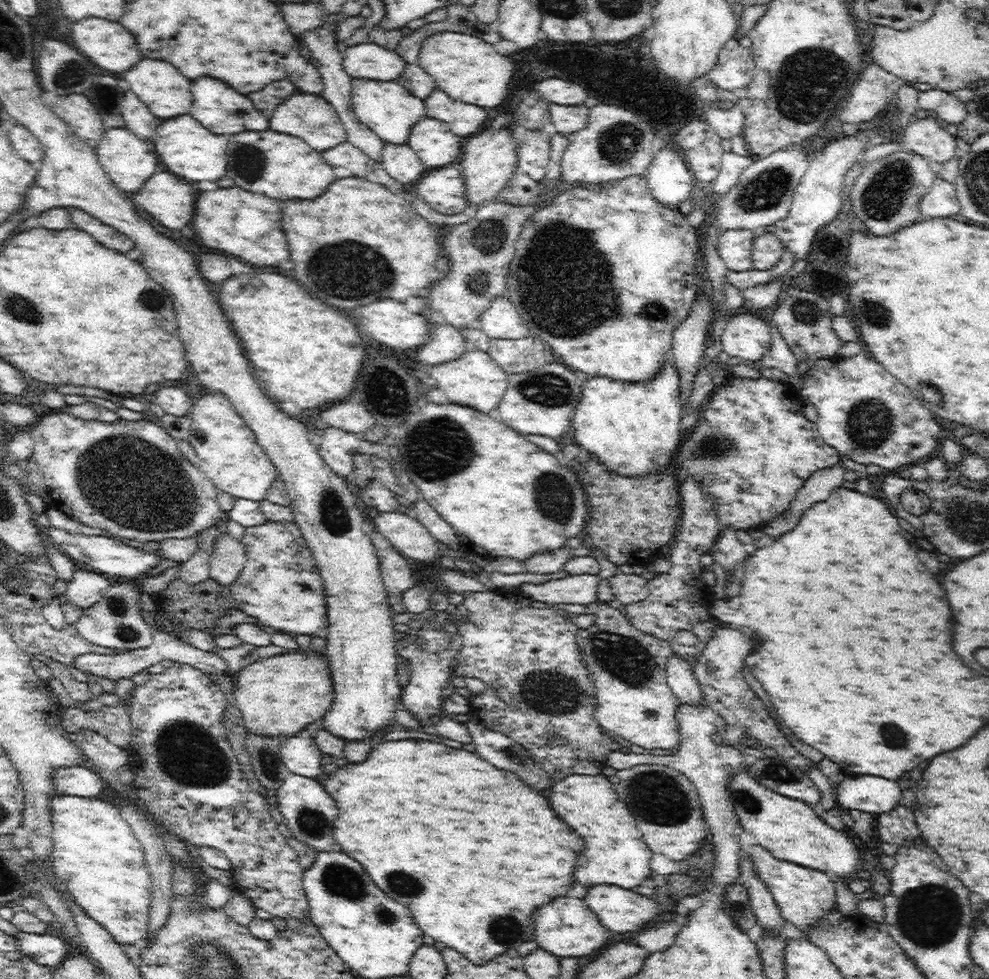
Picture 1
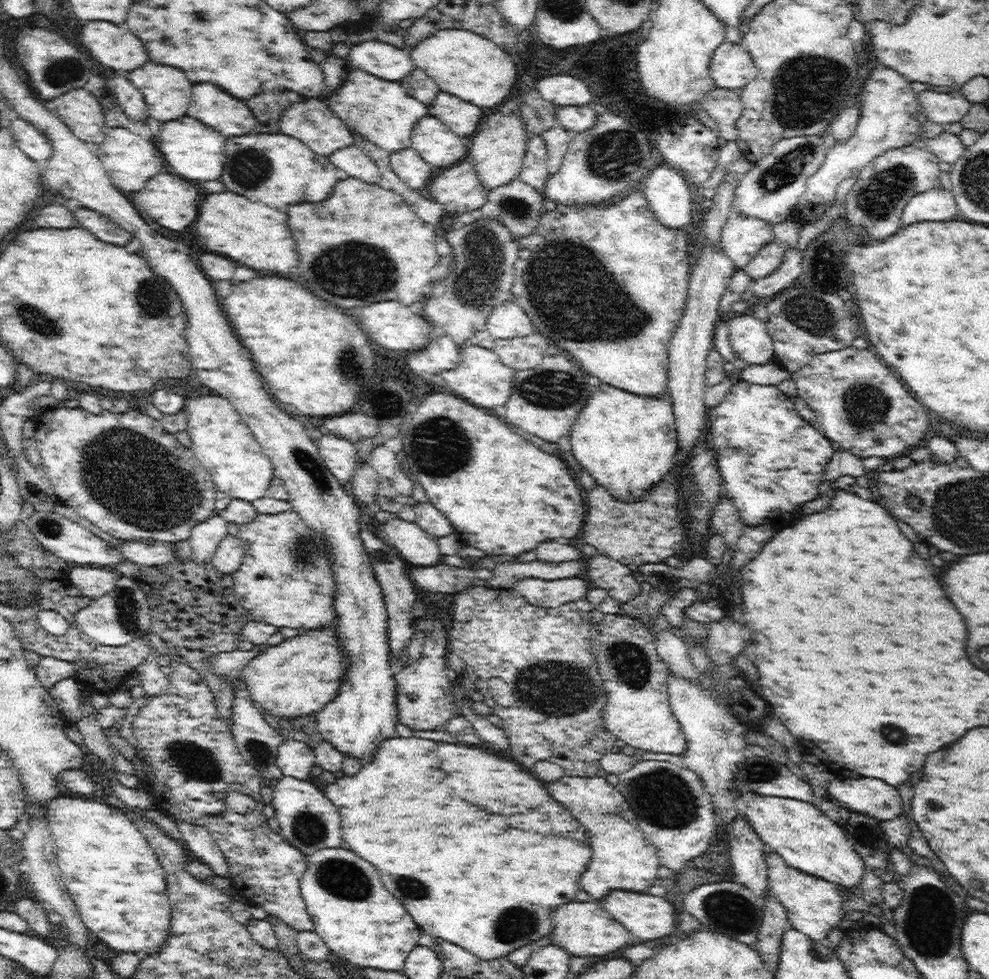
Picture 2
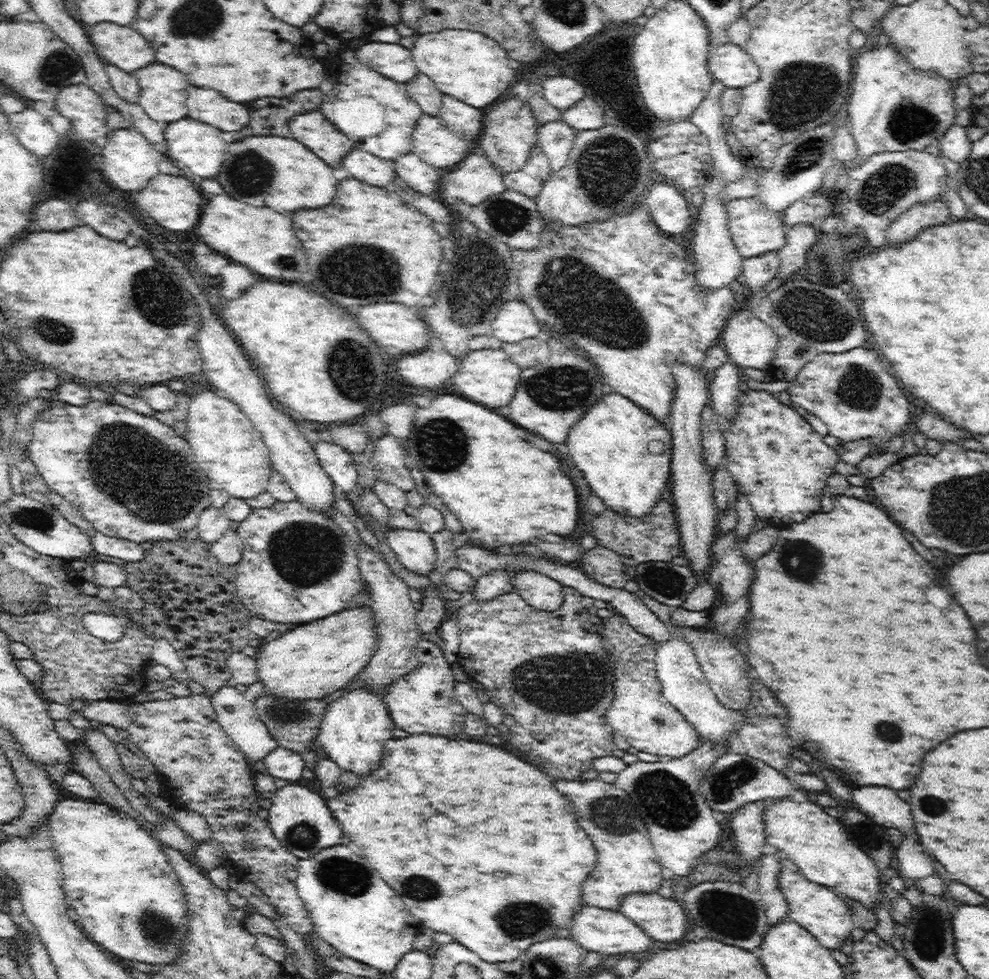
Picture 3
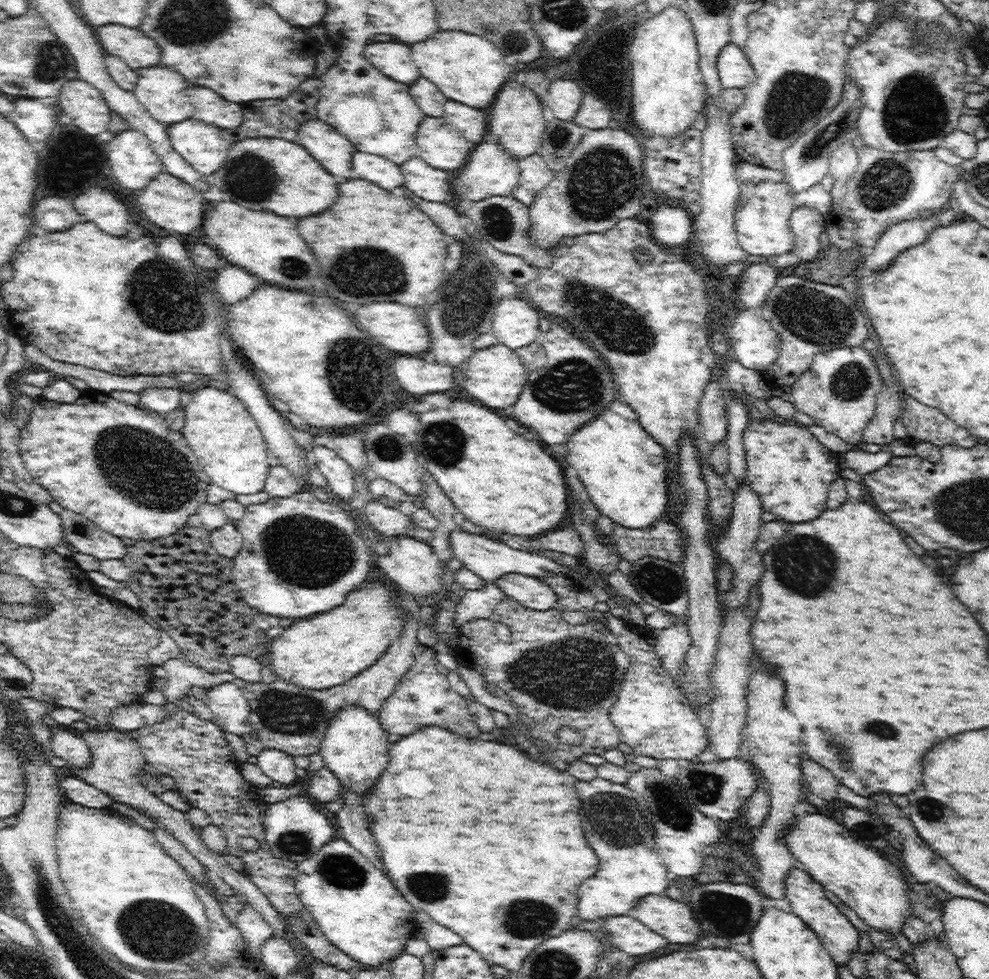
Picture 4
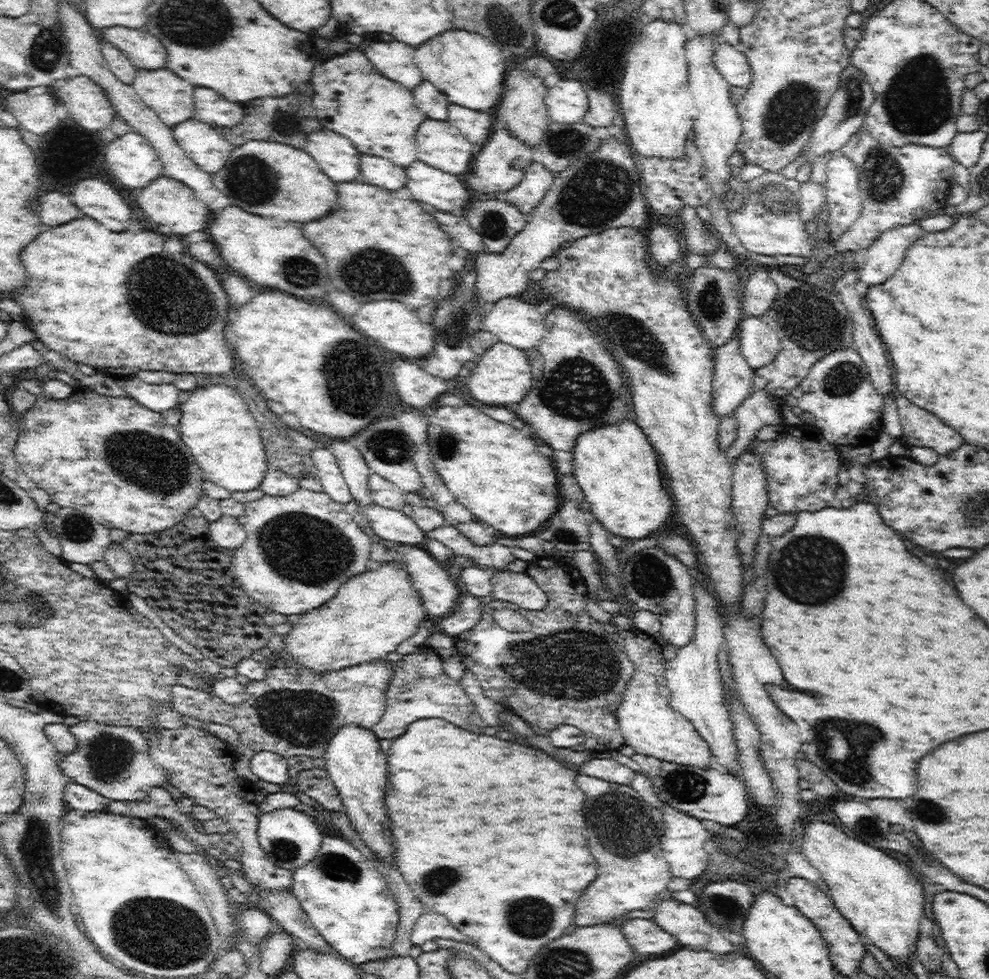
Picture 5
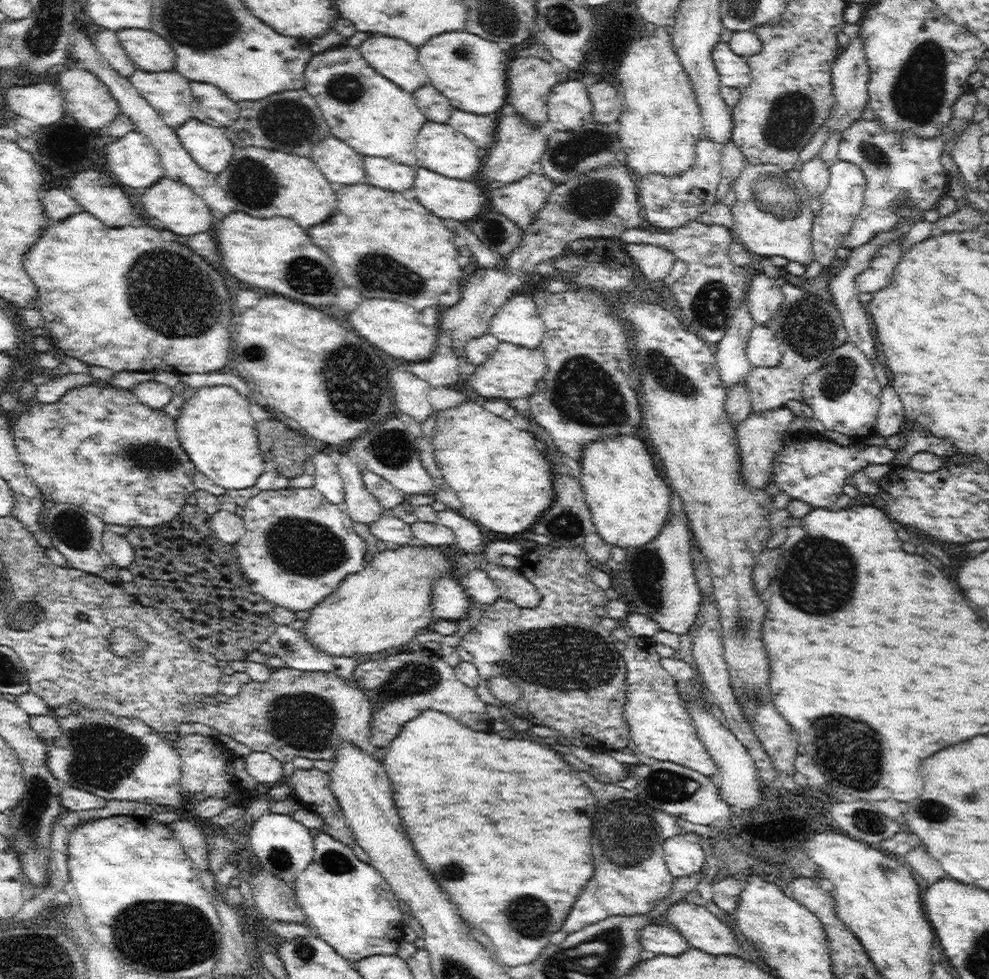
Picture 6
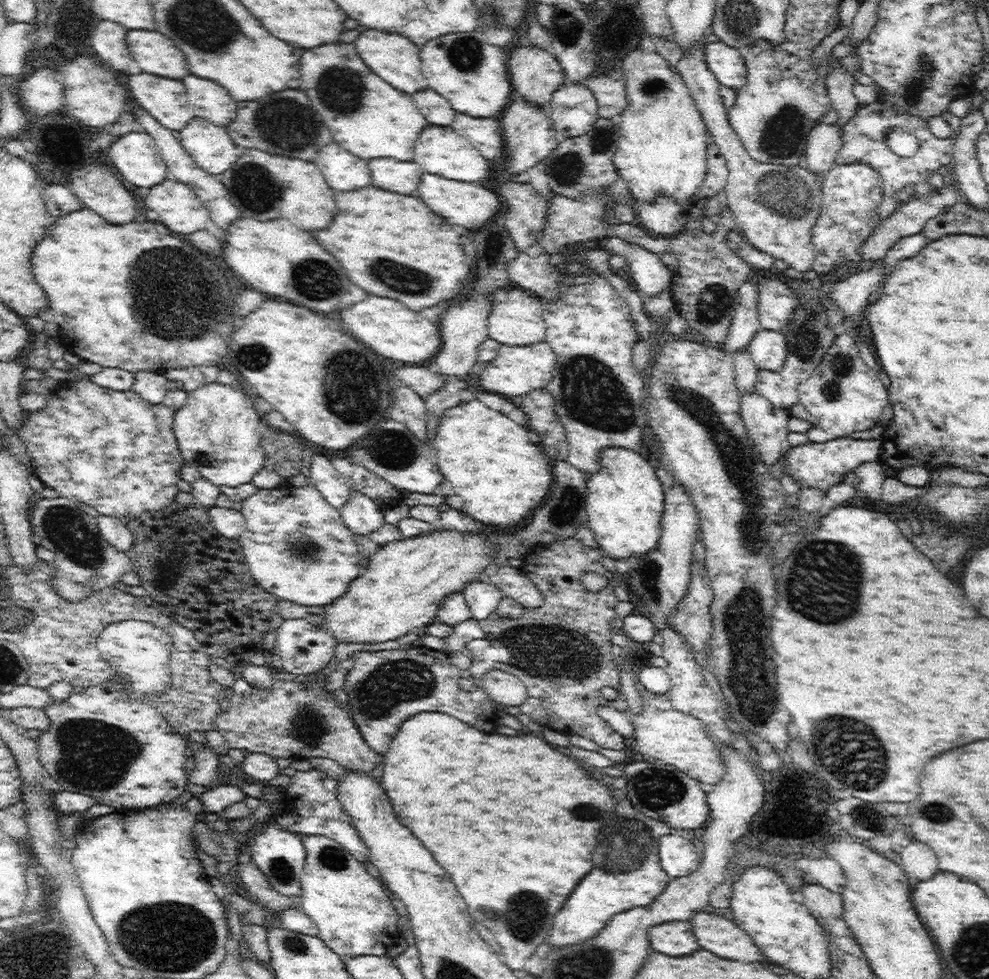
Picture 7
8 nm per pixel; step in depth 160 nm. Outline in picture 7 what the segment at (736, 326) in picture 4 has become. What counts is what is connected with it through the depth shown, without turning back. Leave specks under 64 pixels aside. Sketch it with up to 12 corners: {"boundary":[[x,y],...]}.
{"boundary":[[760,329],[747,346],[756,368],[779,371],[786,337]]}

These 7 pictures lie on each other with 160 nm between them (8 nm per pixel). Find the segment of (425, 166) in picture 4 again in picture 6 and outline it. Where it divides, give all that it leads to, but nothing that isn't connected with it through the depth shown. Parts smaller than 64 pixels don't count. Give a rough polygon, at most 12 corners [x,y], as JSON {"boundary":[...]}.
{"boundary":[[418,166],[418,202],[440,218],[474,220],[486,207],[470,180]]}

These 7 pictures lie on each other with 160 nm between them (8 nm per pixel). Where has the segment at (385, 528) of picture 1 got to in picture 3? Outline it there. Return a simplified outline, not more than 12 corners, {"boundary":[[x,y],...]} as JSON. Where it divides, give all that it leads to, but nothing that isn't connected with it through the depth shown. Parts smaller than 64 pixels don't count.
{"boundary":[[388,528],[385,537],[404,568],[434,570],[427,532]]}

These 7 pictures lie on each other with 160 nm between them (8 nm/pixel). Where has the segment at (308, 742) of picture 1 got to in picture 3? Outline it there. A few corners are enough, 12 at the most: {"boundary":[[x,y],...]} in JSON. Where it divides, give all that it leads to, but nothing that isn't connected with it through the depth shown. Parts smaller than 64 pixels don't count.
{"boundary":[[278,745],[260,766],[296,783],[308,764],[301,753]]}

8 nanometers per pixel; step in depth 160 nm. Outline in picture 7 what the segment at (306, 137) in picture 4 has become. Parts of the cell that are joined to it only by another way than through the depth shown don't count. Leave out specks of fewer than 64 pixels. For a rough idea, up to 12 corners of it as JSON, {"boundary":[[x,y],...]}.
{"boundary":[[336,141],[314,163],[336,192],[372,184],[368,162]]}

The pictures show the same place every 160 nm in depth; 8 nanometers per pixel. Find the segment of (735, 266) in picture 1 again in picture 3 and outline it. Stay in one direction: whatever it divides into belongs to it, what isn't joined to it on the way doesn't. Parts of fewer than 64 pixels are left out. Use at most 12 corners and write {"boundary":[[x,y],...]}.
{"boundary":[[757,196],[727,202],[744,259],[784,246],[782,214]]}

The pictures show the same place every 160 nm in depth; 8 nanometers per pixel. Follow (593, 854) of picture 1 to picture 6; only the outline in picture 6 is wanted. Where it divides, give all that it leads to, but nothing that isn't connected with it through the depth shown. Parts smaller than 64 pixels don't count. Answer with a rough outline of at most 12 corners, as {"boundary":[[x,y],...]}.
{"boundary":[[578,774],[596,798],[596,874],[562,931],[648,914],[688,833],[636,791]]}

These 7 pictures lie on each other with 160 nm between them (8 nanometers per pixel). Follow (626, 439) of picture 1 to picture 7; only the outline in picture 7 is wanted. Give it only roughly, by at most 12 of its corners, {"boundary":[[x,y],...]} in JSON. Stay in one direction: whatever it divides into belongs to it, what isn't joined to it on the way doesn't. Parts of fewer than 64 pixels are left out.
{"boundary":[[602,450],[587,524],[616,559],[659,545],[653,459]]}

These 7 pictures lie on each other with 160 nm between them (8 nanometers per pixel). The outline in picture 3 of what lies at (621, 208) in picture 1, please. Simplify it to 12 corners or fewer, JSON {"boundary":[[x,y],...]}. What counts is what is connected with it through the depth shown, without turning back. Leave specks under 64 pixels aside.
{"boundary":[[643,203],[511,254],[518,300],[664,425],[739,299]]}

